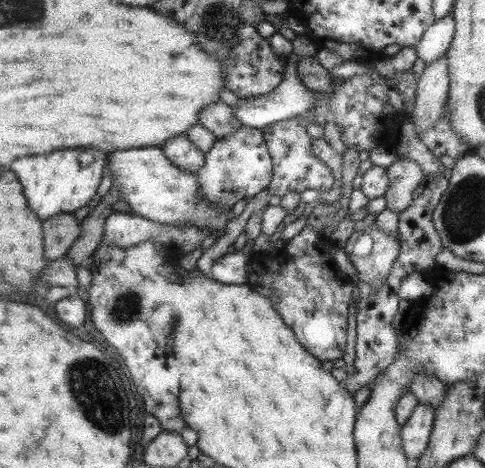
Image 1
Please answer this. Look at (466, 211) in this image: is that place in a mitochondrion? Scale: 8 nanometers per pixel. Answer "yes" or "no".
yes

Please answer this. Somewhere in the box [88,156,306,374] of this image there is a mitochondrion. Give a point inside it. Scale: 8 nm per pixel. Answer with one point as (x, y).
(126, 307)

